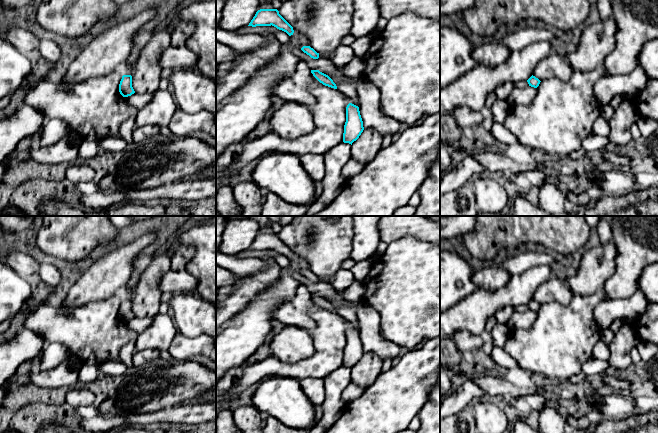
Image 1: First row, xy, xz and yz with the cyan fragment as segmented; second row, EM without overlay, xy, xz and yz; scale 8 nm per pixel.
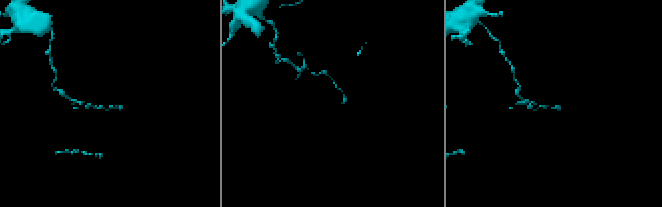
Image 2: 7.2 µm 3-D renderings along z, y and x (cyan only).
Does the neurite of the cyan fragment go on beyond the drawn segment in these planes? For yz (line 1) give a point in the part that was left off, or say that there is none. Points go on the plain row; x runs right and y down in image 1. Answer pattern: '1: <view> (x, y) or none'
1: none

